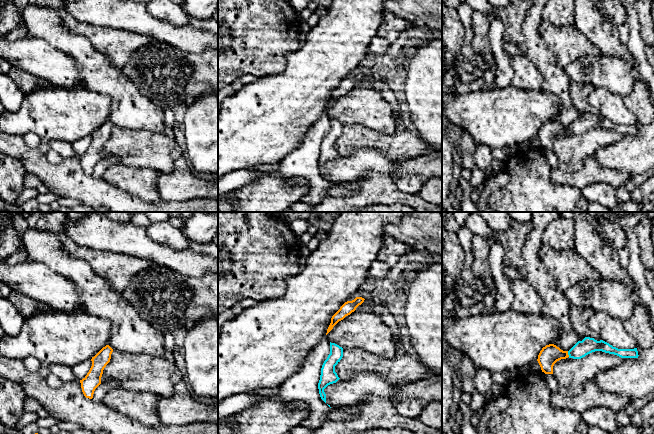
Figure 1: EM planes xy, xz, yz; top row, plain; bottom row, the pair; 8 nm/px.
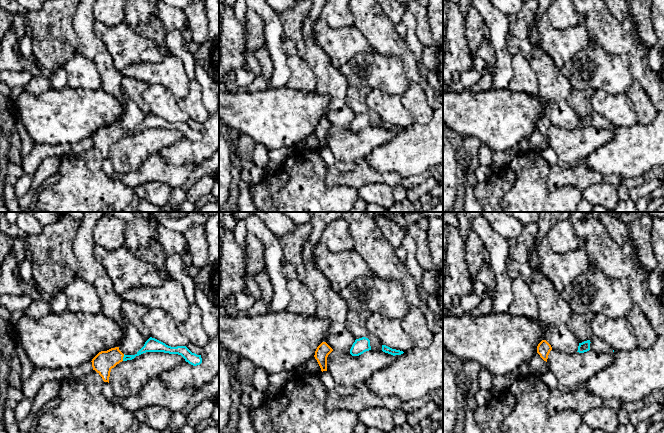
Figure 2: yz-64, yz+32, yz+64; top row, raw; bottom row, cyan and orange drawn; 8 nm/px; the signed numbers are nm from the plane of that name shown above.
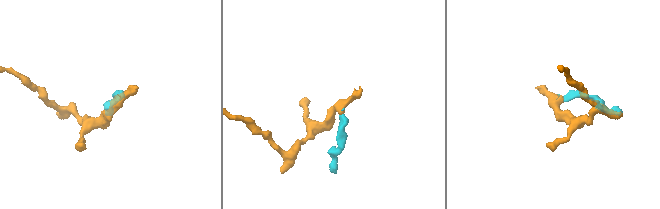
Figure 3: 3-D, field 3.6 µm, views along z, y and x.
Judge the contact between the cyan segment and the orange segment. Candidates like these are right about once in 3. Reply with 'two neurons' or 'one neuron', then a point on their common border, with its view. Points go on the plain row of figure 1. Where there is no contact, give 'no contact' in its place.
one neuron; contact yz (568, 130)

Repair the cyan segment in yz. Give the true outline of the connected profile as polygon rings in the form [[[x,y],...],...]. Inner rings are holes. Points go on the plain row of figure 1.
[[[585,113],[582,117],[578,117],[569,127],[563,127],[554,120],[546,121],[540,127],[537,137],[542,148],[553,150],[553,142],[557,137],[568,133],[581,135],[595,127],[614,130],[621,134],[638,134],[639,132],[637,124],[618,125],[603,116],[597,117],[594,114]]]

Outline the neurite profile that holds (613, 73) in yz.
[[[586,55],[569,64],[564,71],[571,82],[602,87],[624,99],[634,88],[630,65],[621,56]]]

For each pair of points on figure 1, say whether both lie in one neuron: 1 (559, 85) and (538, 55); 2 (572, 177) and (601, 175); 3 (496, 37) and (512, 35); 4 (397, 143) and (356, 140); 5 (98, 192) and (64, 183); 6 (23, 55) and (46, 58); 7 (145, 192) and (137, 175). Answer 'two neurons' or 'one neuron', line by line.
1: one neuron
2: one neuron
3: two neurons
4: one neuron
5: one neuron
6: one neuron
7: one neuron

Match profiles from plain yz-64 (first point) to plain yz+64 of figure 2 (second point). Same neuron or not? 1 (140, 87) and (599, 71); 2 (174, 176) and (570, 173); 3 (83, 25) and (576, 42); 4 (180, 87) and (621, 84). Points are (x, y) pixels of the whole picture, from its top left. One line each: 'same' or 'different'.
1: different
2: same
3: different
4: same

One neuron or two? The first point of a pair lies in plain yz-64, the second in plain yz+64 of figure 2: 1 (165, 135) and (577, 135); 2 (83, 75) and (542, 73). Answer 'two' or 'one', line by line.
1: one
2: two

